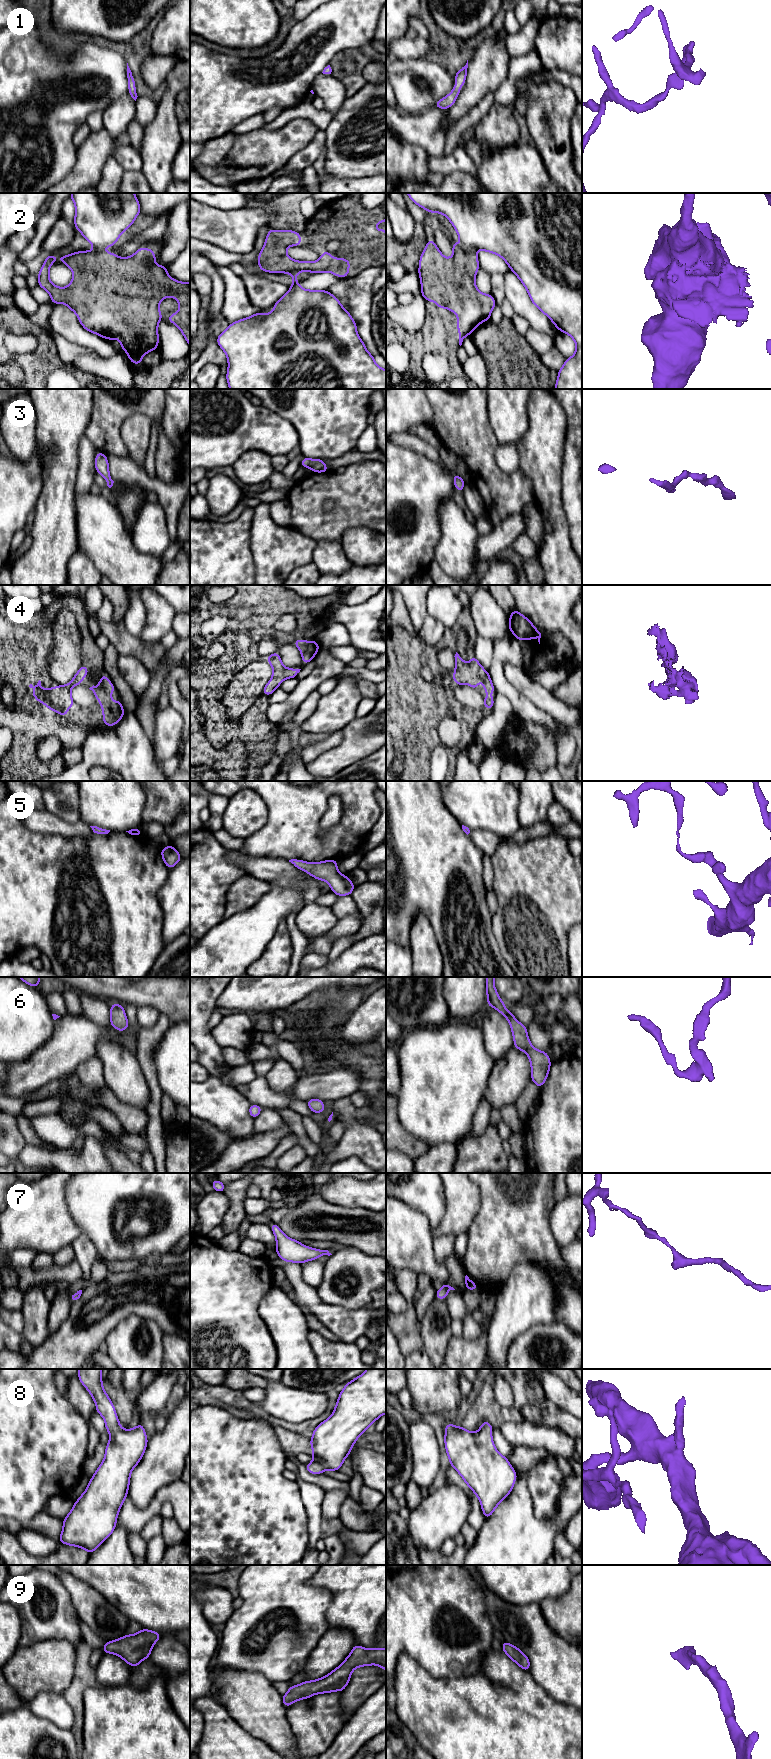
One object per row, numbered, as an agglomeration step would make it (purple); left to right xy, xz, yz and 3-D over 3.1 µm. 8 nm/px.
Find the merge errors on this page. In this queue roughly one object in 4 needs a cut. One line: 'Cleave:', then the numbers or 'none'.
Cleave: 2

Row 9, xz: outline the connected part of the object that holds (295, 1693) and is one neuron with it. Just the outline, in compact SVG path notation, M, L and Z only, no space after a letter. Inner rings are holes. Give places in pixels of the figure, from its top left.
M355 1644L348 1657L326 1676L290 1686L282 1696L283 1704L287 1708L292 1703L315 1694L342 1692L348 1685L353 1670L368 1665L379 1665L382 1670L386 1670L386 1648L366 1649Z

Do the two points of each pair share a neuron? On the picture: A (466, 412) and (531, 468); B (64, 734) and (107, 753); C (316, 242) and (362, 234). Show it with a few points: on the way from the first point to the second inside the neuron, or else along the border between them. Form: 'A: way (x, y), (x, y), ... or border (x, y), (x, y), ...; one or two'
A: border (519, 468), (529, 478), (532, 488); two
B: border (97, 725), (91, 730), (81, 747); two
C: way (327, 234), (351, 234); one

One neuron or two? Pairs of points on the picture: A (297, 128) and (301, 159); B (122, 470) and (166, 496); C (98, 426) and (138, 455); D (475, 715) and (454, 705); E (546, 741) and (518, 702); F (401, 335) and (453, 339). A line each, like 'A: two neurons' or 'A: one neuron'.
A: two neurons
B: one neuron
C: two neurons
D: one neuron
E: two neurons
F: one neuron

